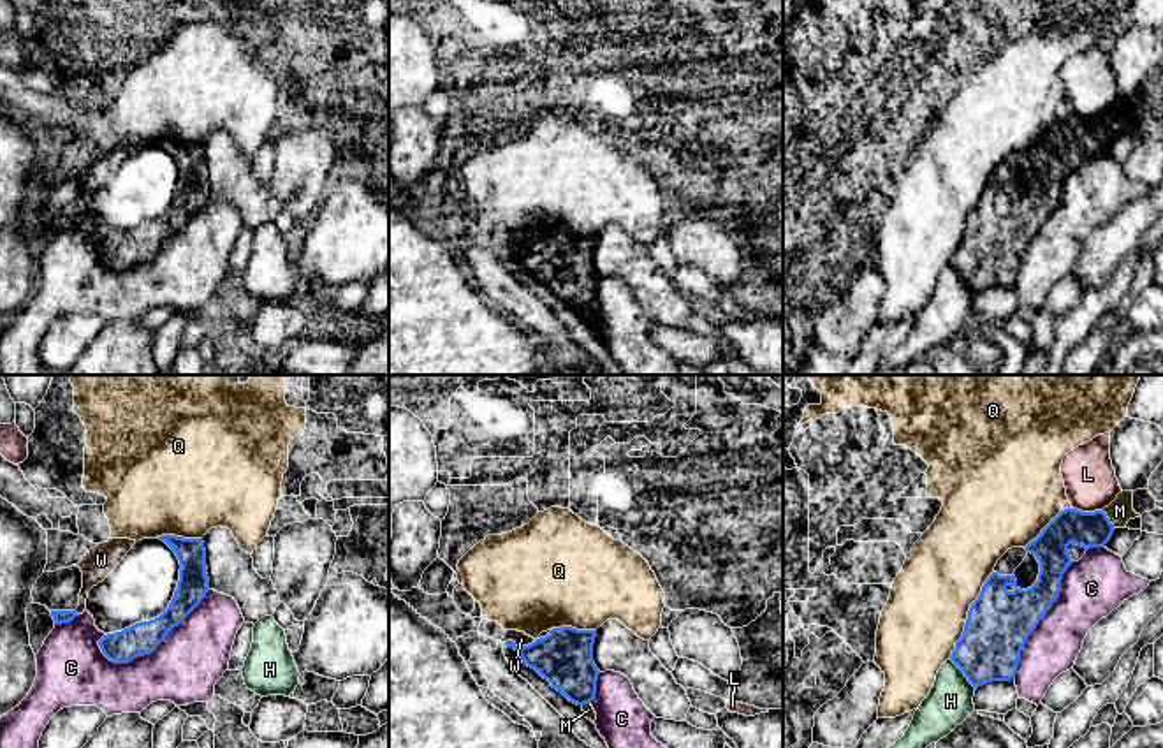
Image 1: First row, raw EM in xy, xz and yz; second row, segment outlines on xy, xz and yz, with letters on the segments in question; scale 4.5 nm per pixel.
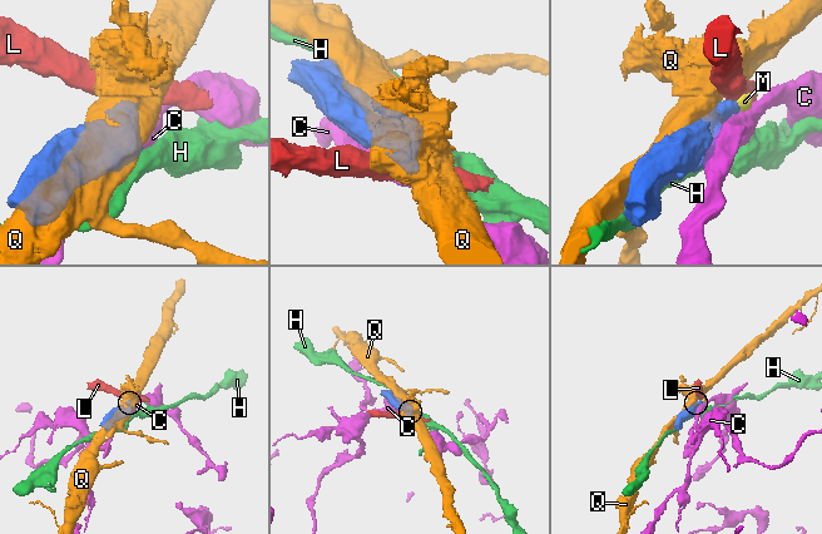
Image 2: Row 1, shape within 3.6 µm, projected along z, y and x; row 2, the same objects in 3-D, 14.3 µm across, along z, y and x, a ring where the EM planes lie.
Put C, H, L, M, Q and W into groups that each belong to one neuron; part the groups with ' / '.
C / H / L / M W / Q

